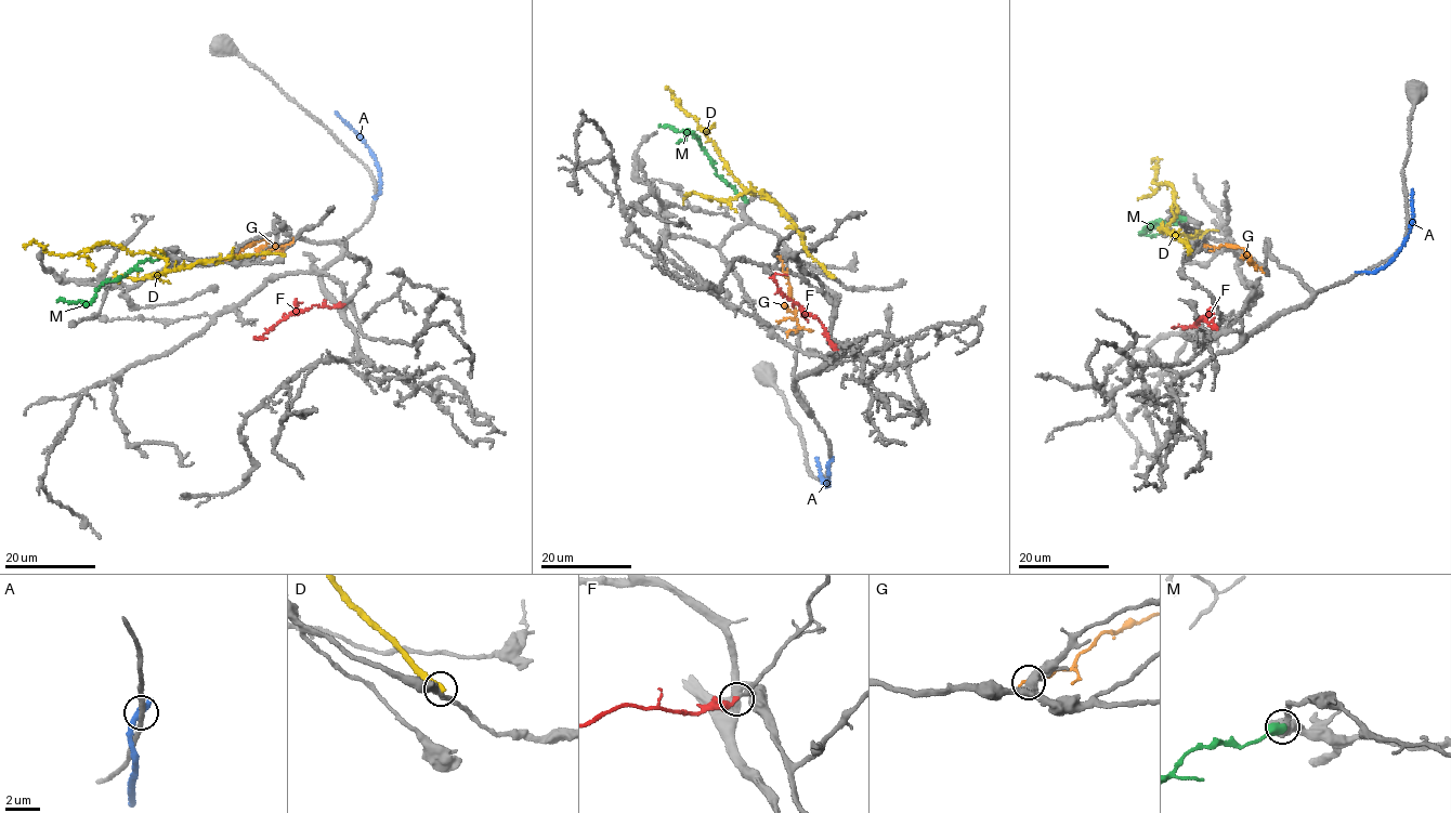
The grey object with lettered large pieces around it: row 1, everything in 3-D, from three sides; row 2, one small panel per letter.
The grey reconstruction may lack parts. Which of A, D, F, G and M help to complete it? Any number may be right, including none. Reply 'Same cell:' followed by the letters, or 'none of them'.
Same cell: F

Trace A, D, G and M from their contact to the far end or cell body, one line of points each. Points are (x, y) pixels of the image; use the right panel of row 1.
A: (1361, 272), (1373, 273), (1381, 269), (1402, 245), (1413, 215), (1412, 187)
D: (1189, 252), (1186, 241), (1164, 228), (1162, 232), (1177, 211), (1172, 186), (1153, 182), (1157, 158), (1151, 162)
G: (1206, 245), (1245, 248), (1264, 272)
M: (1186, 219), (1179, 217), (1173, 222), (1152, 222), (1140, 233), (1155, 225)

